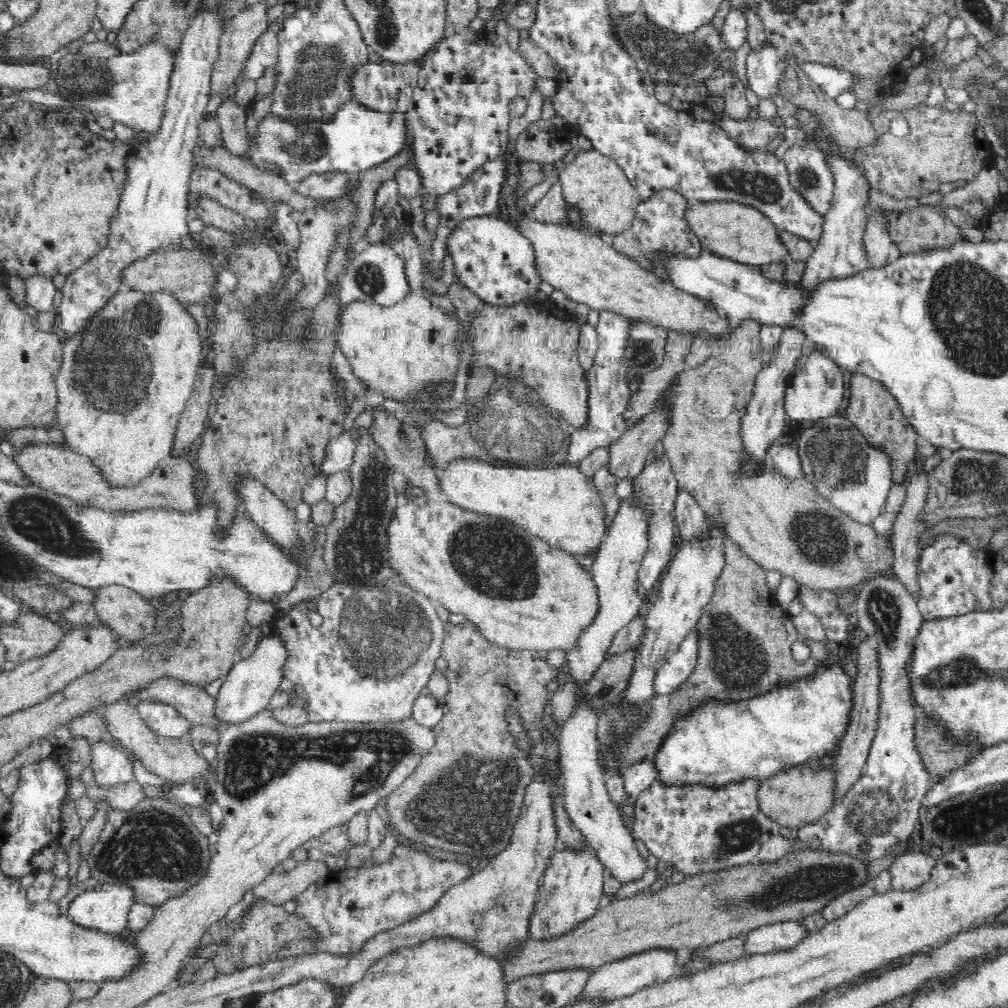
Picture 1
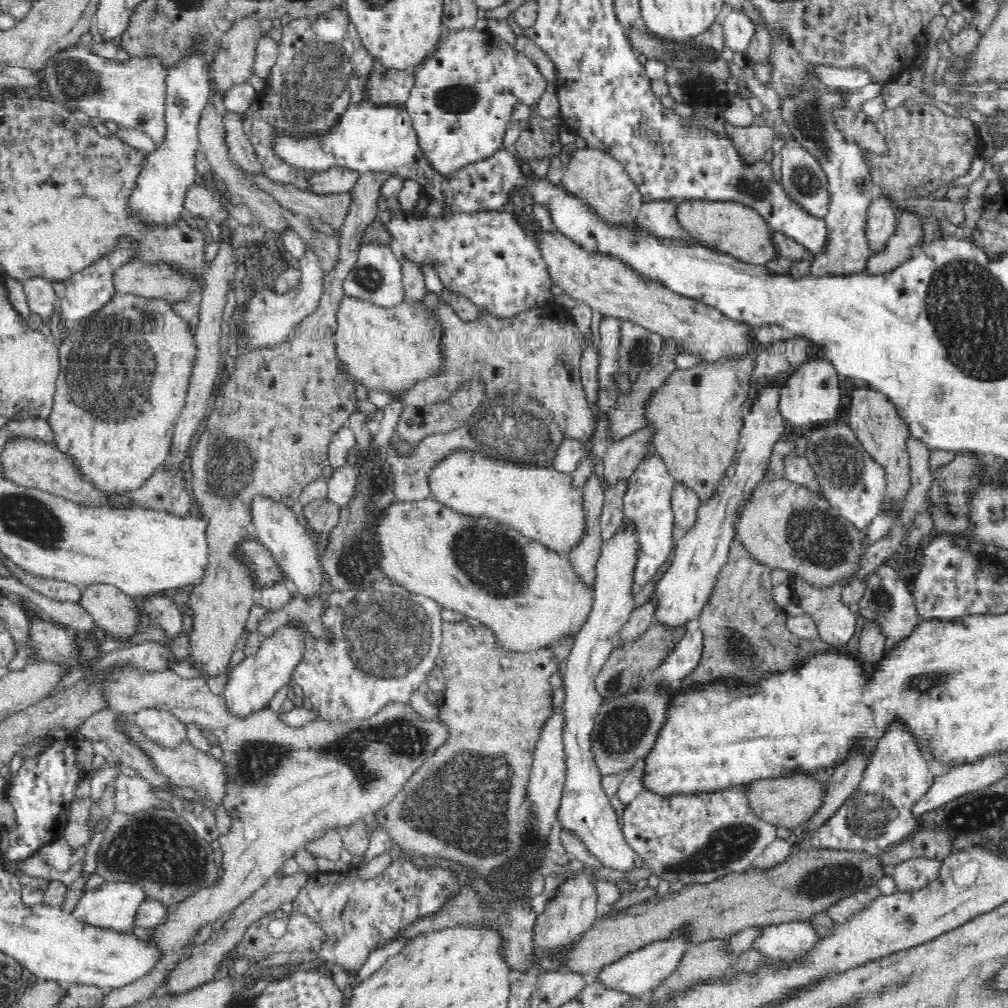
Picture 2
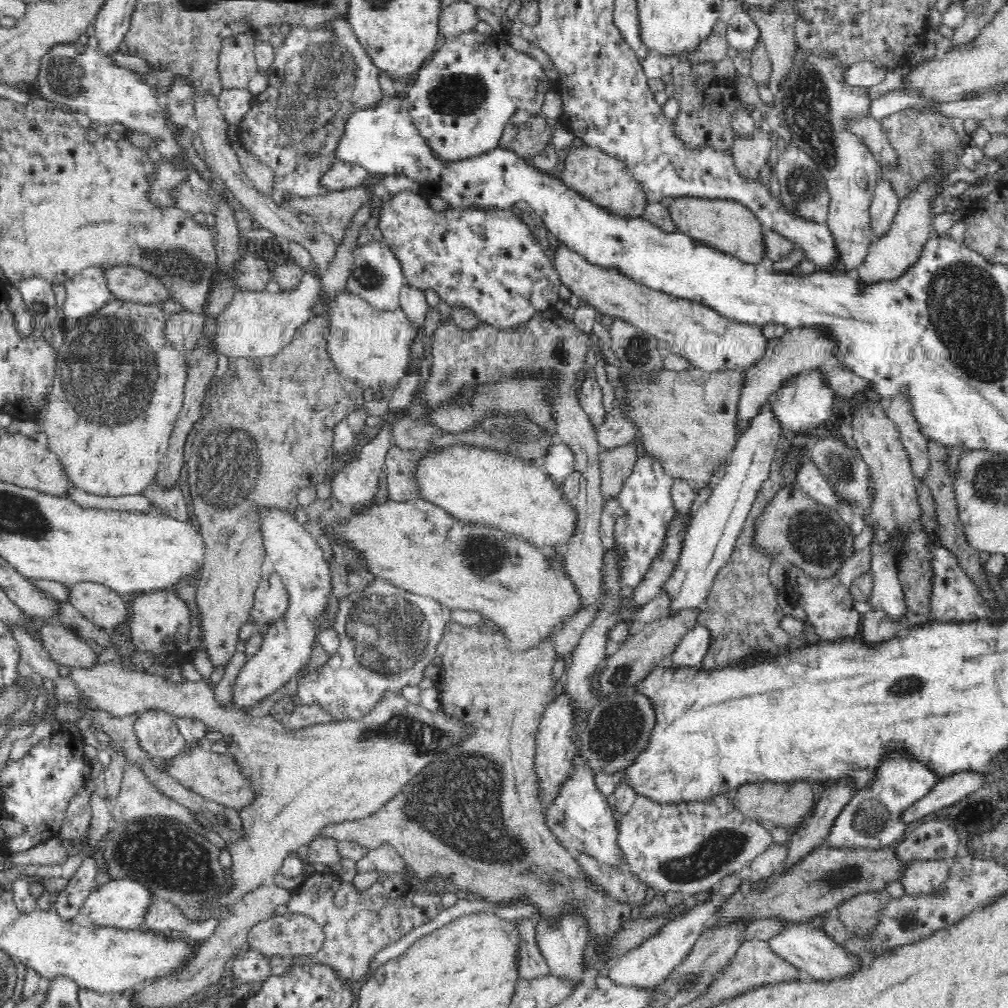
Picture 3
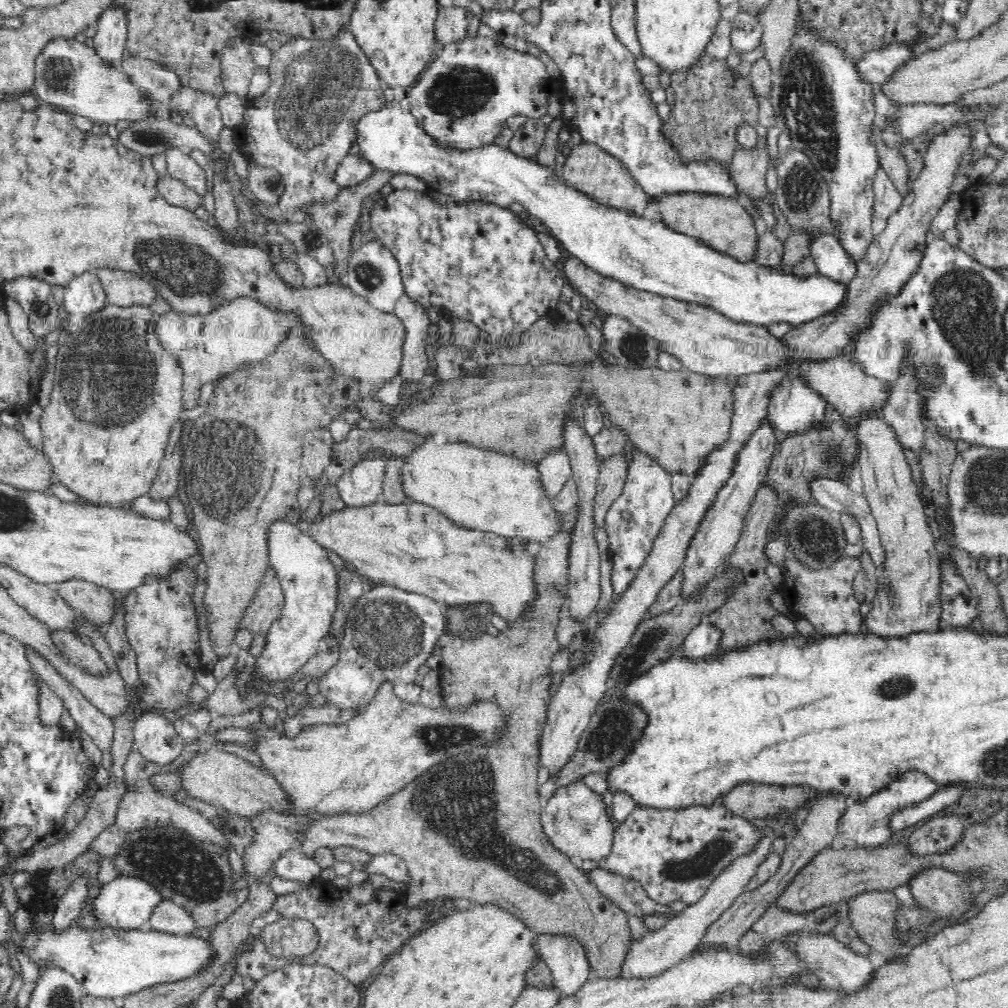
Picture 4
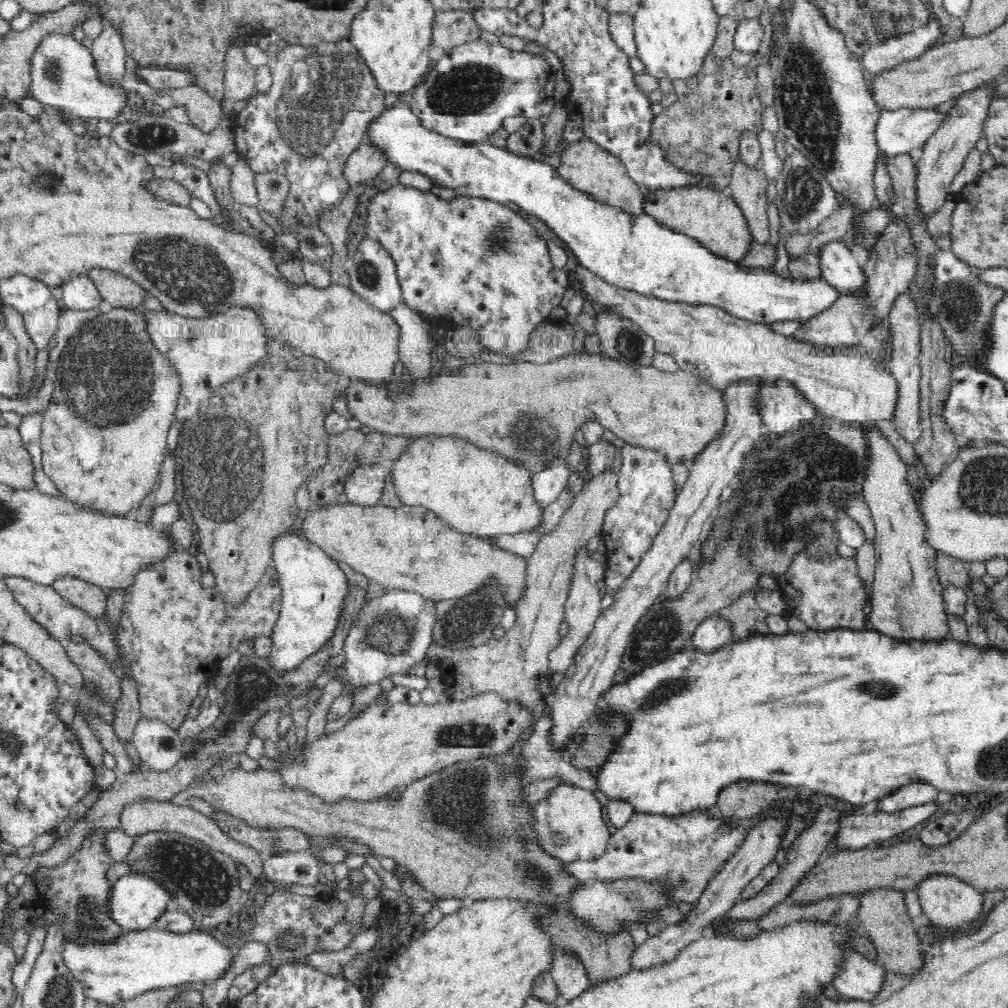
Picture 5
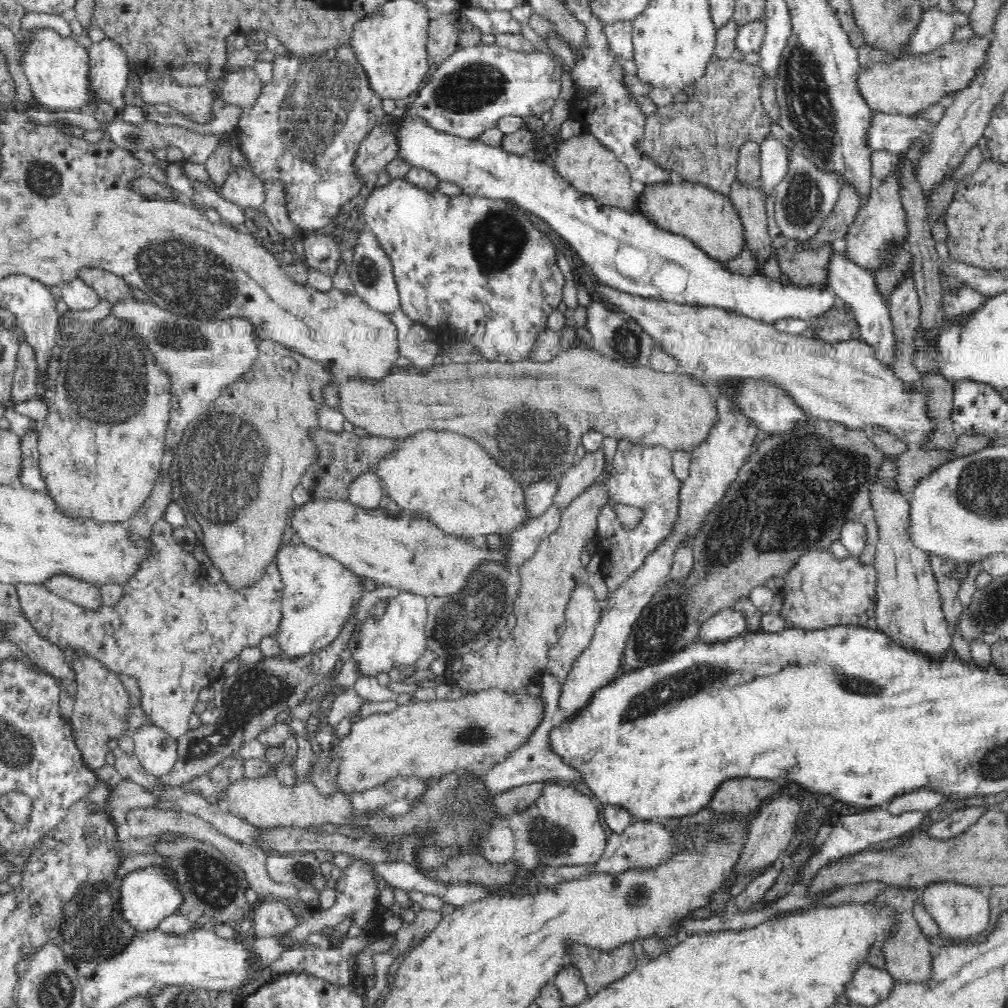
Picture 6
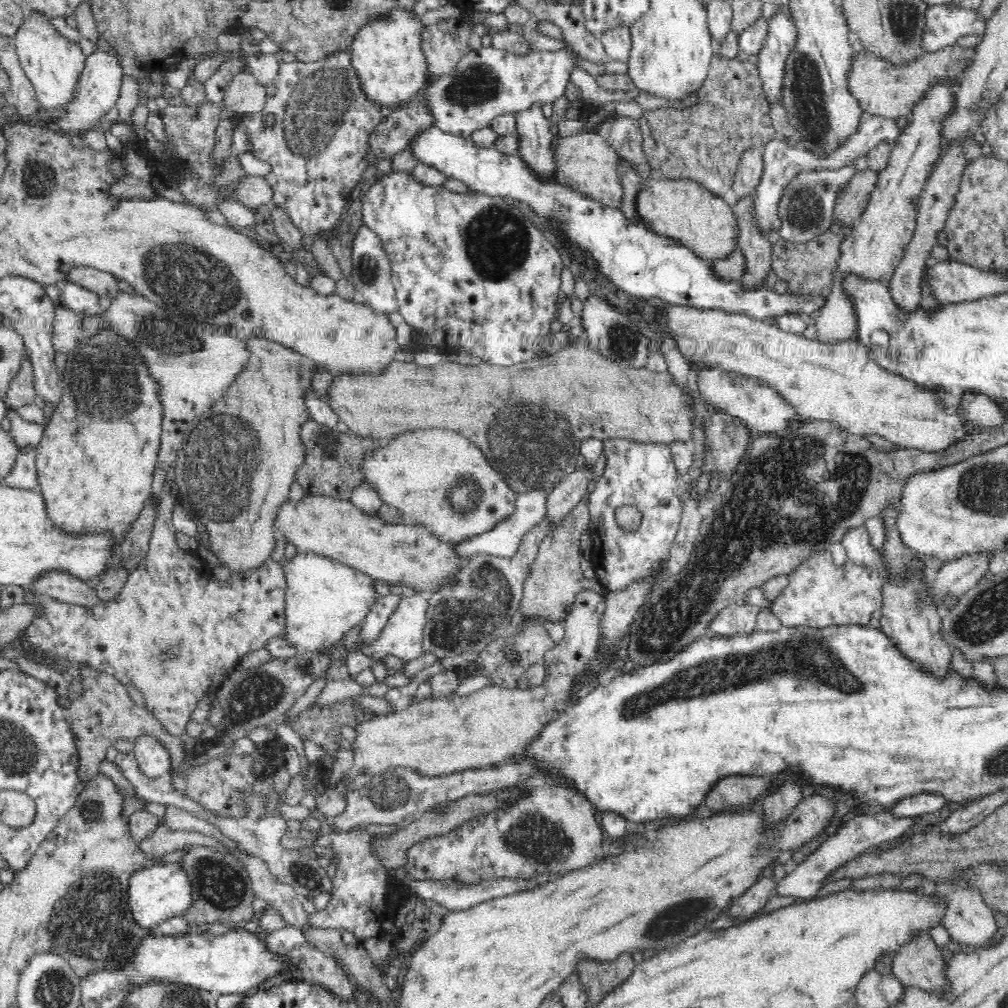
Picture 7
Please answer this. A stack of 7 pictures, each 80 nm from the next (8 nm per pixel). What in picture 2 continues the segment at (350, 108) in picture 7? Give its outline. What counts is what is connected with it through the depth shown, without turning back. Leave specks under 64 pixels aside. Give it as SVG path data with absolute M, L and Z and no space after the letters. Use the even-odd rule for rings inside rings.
M332 7L328 12L312 18L291 18L290 23L281 29L279 55L276 64L271 68L269 84L244 112L244 124L246 136L253 144L258 163L262 165L265 175L274 181L292 183L302 190L307 190L308 176L314 172L299 172L274 156L271 152L272 134L284 131L288 135L300 138L325 133L336 124L341 112L349 104L360 103L363 100L363 80L371 71L374 58L362 44L356 26L342 7Z

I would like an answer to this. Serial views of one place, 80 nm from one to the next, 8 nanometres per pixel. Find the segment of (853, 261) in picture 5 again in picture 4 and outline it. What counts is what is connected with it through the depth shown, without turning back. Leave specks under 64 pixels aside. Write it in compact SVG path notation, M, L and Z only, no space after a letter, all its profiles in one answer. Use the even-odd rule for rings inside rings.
M822 228L796 231L807 234L809 254L814 258L818 273L836 281L849 283L852 280L856 263L849 259L834 233L822 231Z

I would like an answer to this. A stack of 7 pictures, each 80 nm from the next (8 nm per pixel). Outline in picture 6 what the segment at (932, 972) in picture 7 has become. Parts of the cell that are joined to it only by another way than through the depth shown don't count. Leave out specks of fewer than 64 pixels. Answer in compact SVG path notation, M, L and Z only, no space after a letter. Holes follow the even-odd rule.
M886 886L869 901L870 907L876 909L878 913L885 909L888 913L892 913L889 932L879 946L885 956L885 969L894 981L924 984L932 974L932 970L929 970L929 962L932 954L934 954L932 943L926 938L918 925L918 921L913 916L913 908L921 900L920 890L917 888L904 890L898 886Z

